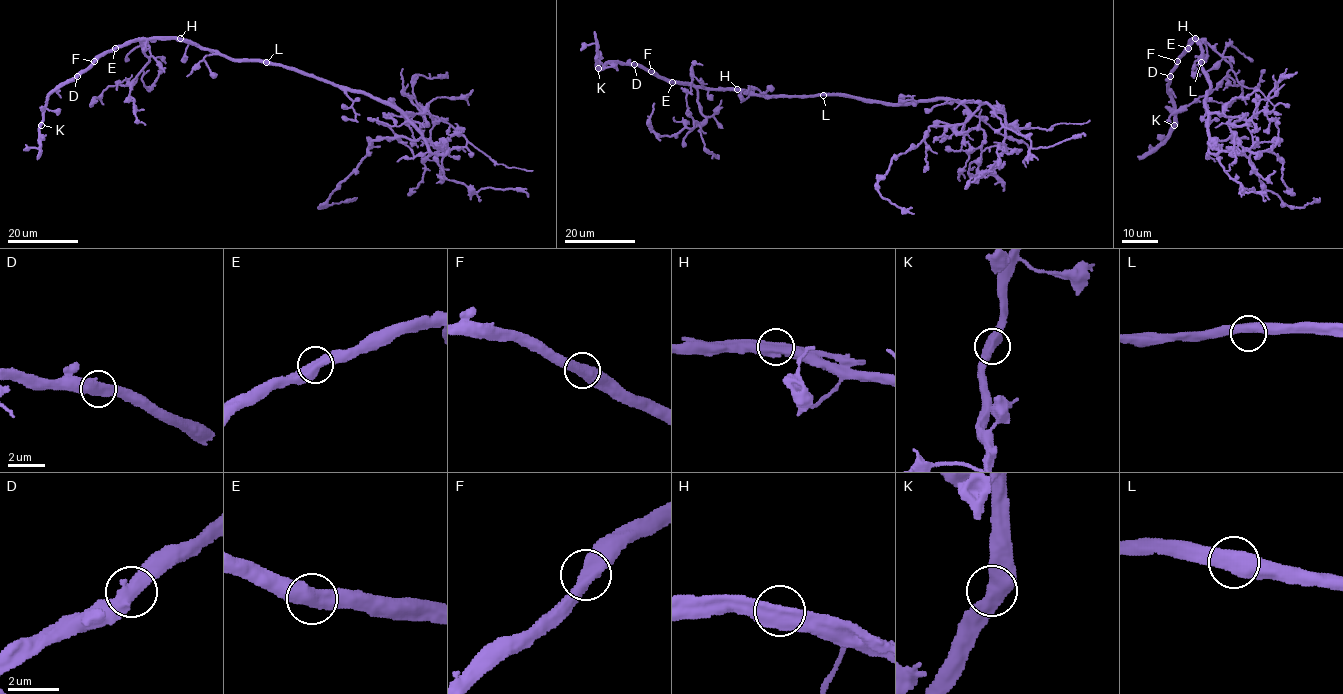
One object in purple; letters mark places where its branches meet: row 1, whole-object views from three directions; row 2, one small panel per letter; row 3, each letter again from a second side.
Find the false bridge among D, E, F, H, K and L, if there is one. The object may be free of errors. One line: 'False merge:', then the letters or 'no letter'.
False merge: H

